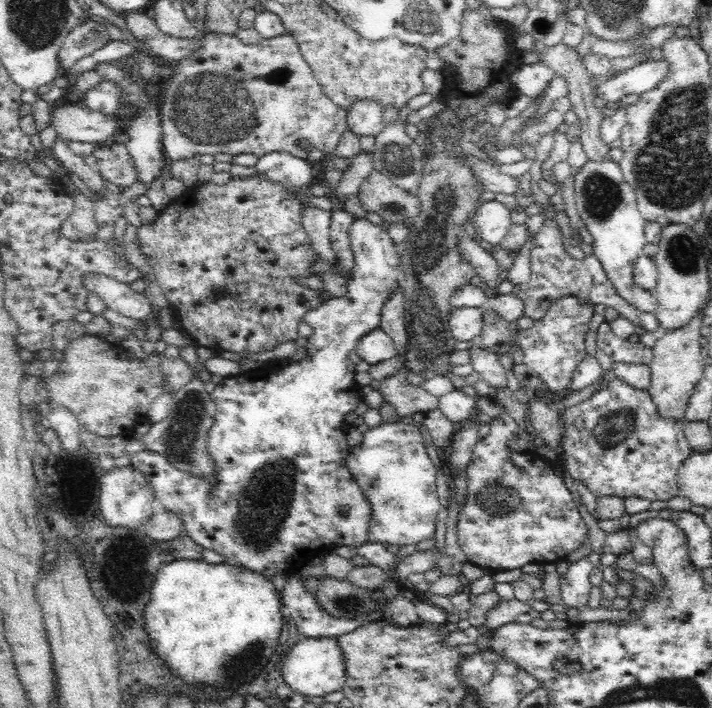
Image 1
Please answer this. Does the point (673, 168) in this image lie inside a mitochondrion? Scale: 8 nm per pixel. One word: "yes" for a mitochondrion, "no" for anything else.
yes

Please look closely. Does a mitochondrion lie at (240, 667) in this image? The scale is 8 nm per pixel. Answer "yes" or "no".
yes

